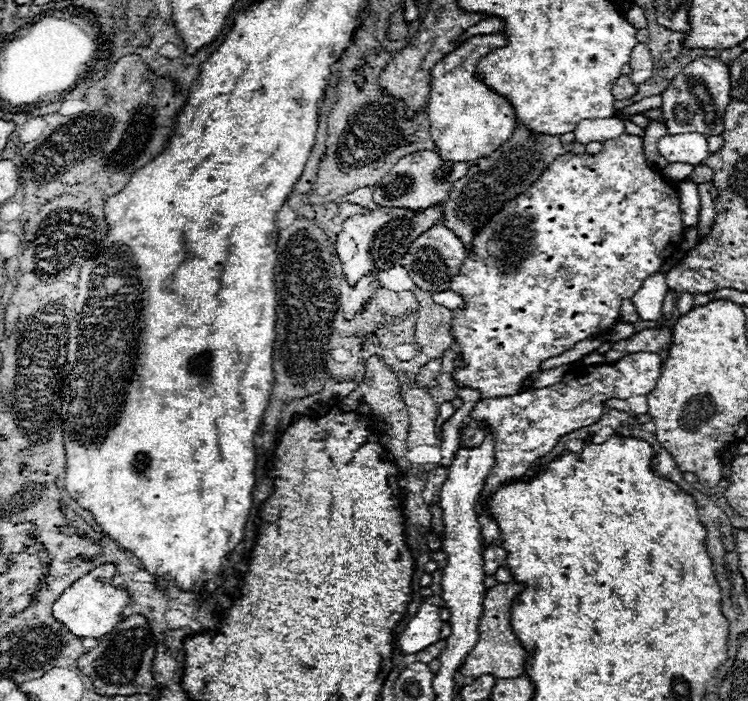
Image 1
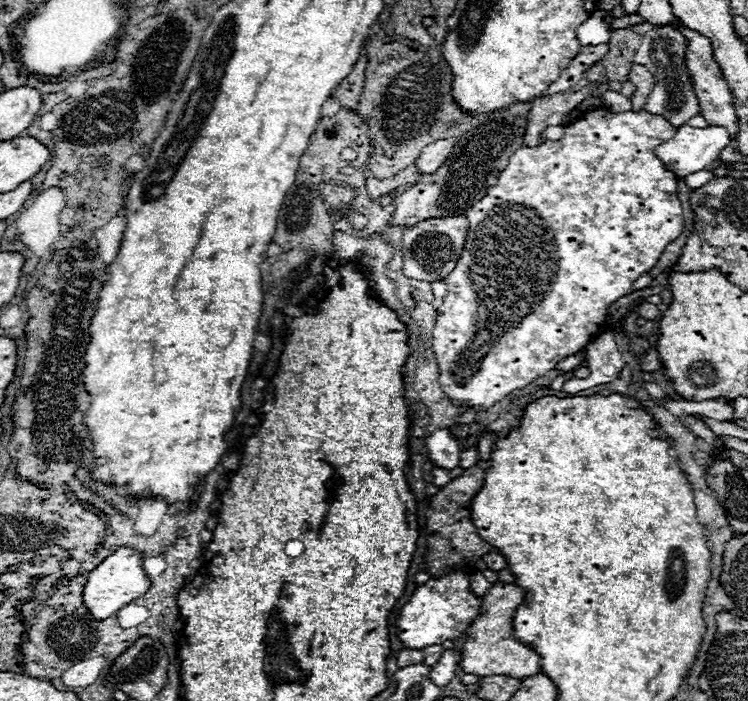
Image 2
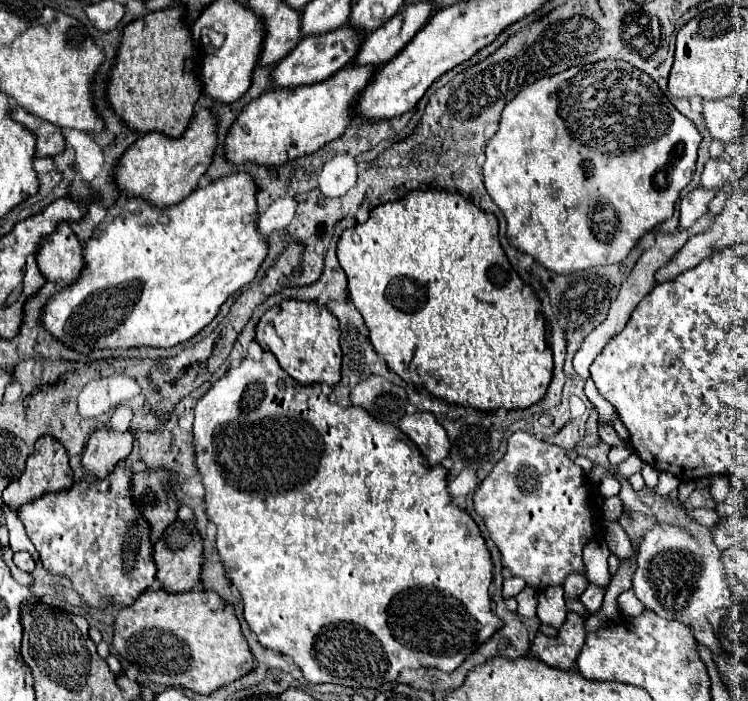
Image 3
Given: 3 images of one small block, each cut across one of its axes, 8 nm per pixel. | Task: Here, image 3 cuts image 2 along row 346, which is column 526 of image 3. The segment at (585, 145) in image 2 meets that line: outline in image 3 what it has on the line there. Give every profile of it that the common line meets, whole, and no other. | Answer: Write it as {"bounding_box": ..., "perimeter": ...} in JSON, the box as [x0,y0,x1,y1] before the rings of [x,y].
{"bounding_box":[474,432,600,588],"perimeter":[[[514,432],[508,440],[508,450],[504,458],[492,468],[486,480],[474,494],[474,508],[482,516],[490,538],[502,554],[504,566],[514,574],[522,576],[528,586],[548,588],[558,586],[570,572],[584,572],[582,548],[590,538],[600,532],[600,524],[592,518],[588,482],[580,466],[572,462],[568,452],[556,444],[538,440],[528,432]]]}

